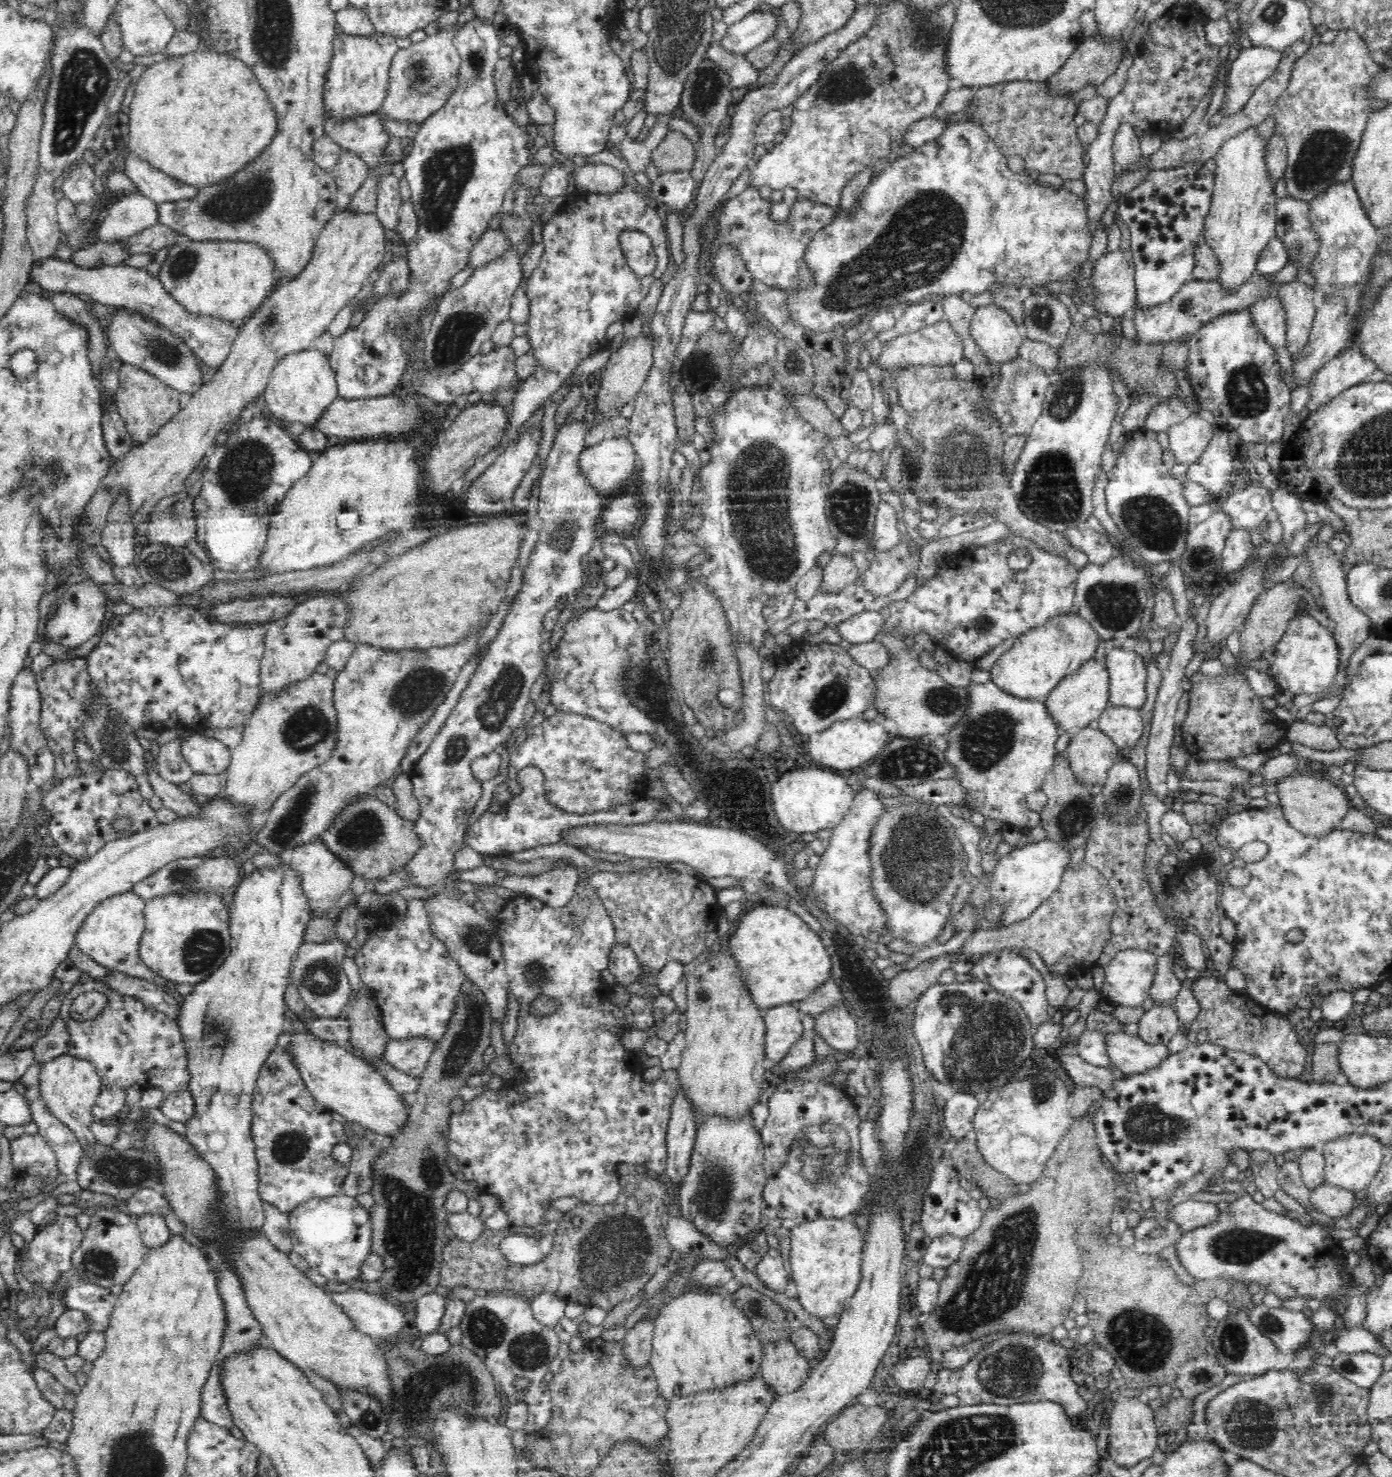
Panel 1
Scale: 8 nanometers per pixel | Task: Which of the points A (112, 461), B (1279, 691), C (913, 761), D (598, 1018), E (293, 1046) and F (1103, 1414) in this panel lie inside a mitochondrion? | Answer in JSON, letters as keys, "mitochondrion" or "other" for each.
{"A":"other","B":"other","C":"mitochondrion","D":"other","E":"other","F":"other"}

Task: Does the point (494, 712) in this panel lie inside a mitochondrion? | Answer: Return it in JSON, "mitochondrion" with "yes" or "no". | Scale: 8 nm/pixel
{"mitochondrion":"yes"}

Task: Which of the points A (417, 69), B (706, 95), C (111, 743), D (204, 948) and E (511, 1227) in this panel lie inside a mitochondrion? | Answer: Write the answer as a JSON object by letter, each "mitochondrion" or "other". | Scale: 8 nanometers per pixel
{"A":"mitochondrion","B":"mitochondrion","C":"mitochondrion","D":"mitochondrion","E":"other"}

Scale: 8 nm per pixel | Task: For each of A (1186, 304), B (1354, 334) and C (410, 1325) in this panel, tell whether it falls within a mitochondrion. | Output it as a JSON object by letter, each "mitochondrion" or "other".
{"A":"mitochondrion","B":"other","C":"other"}

